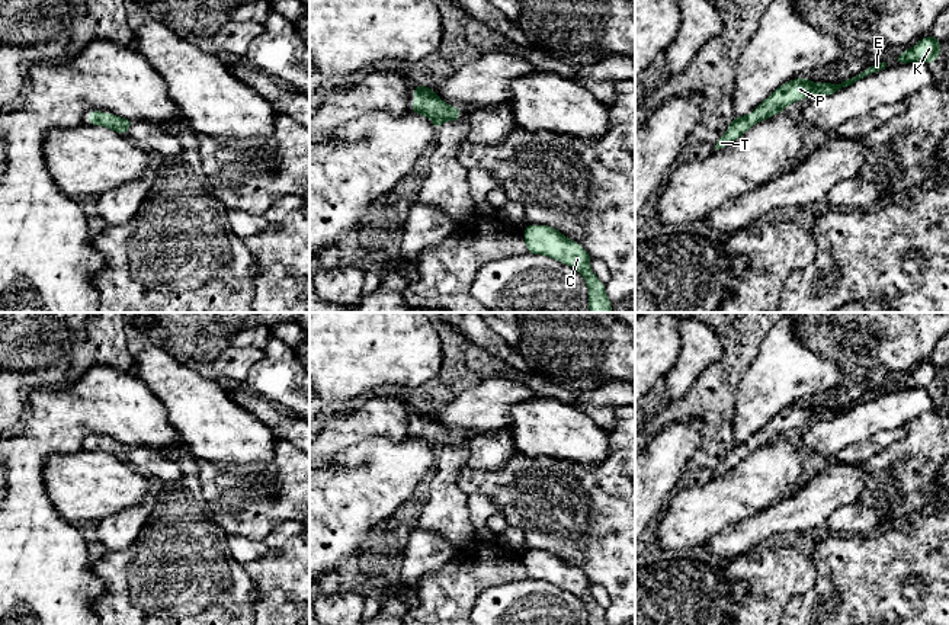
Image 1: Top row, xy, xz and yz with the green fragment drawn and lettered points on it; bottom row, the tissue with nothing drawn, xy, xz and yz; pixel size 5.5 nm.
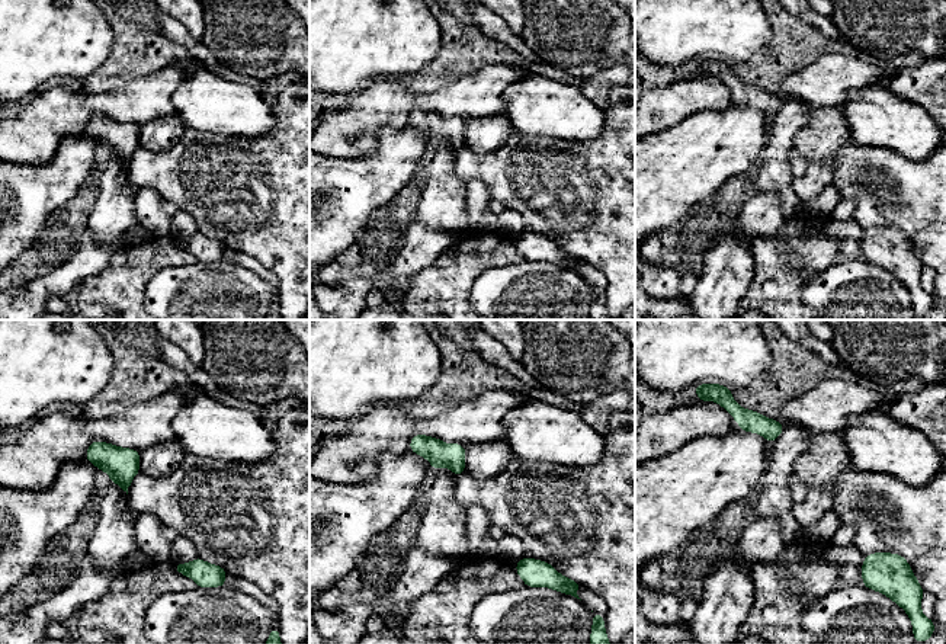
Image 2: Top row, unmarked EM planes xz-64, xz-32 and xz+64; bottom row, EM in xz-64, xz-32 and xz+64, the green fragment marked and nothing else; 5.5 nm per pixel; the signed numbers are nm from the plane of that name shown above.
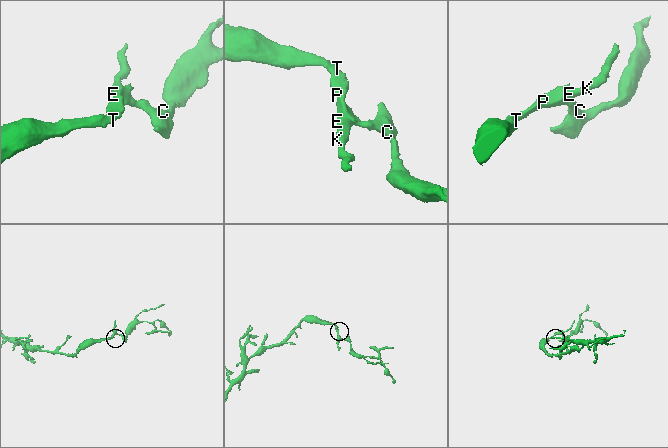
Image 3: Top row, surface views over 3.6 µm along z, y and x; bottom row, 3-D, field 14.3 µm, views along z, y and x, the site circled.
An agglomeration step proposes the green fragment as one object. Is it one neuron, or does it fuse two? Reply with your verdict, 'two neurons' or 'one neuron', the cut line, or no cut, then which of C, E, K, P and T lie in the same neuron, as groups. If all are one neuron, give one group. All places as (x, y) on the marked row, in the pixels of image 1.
one neuron | no cut | C E K P T

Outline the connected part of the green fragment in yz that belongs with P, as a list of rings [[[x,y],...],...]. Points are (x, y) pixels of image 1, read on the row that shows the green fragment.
[[[887,60],[875,62],[872,67],[865,68],[859,76],[841,81],[840,84],[823,83],[815,84],[808,78],[793,78],[782,86],[779,86],[766,100],[763,100],[750,115],[737,116],[731,121],[727,132],[718,140],[715,150],[724,148],[725,145],[734,142],[740,135],[747,132],[754,124],[772,118],[773,115],[785,110],[791,103],[799,102],[808,96],[828,96],[833,94],[855,81],[871,76],[876,71],[891,67]]]

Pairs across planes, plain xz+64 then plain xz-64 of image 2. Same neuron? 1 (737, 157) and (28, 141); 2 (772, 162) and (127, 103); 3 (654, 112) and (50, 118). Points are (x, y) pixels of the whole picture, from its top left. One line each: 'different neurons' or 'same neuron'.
1: different neurons
2: different neurons
3: same neuron

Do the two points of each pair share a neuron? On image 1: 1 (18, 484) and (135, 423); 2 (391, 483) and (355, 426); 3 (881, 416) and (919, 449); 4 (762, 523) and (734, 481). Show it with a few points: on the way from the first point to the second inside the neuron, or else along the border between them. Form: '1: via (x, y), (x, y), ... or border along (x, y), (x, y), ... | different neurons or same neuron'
1: via (39, 452), (71, 420), (103, 420) | same neuron
2: border along (365, 439), (388, 438), (398, 442) | different neurons
3: border along (933, 409), (914, 416), (901, 426) | different neurons
4: border along (785, 496), (754, 515), (724, 526) | different neurons

